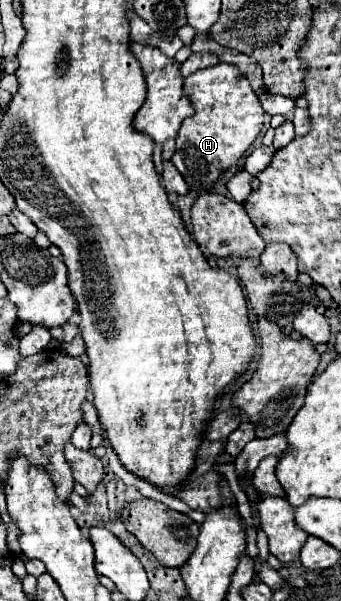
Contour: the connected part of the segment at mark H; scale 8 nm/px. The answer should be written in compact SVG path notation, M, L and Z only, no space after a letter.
M224 62L188 76L184 80L184 96L192 102L196 112L180 126L172 164L188 182L190 192L202 196L214 190L220 176L232 164L238 164L242 154L256 140L264 126L264 110L248 80L236 66Z

